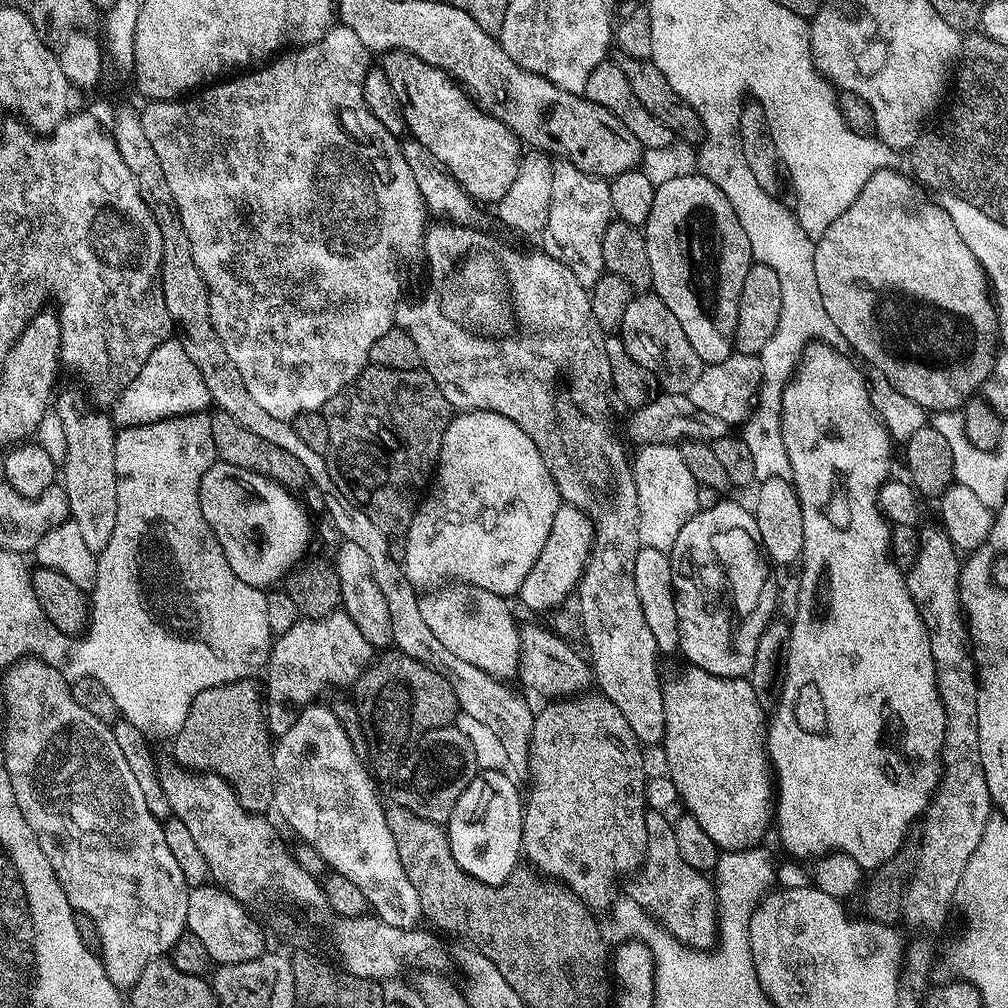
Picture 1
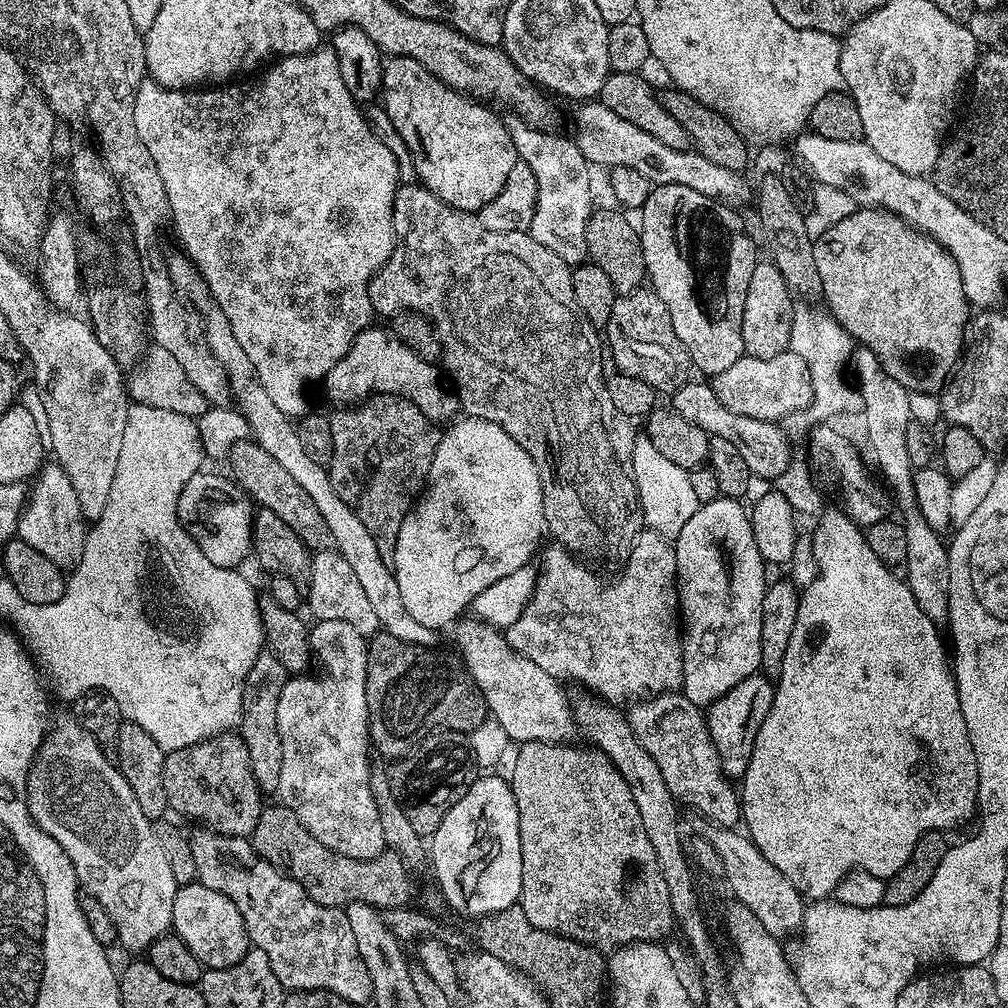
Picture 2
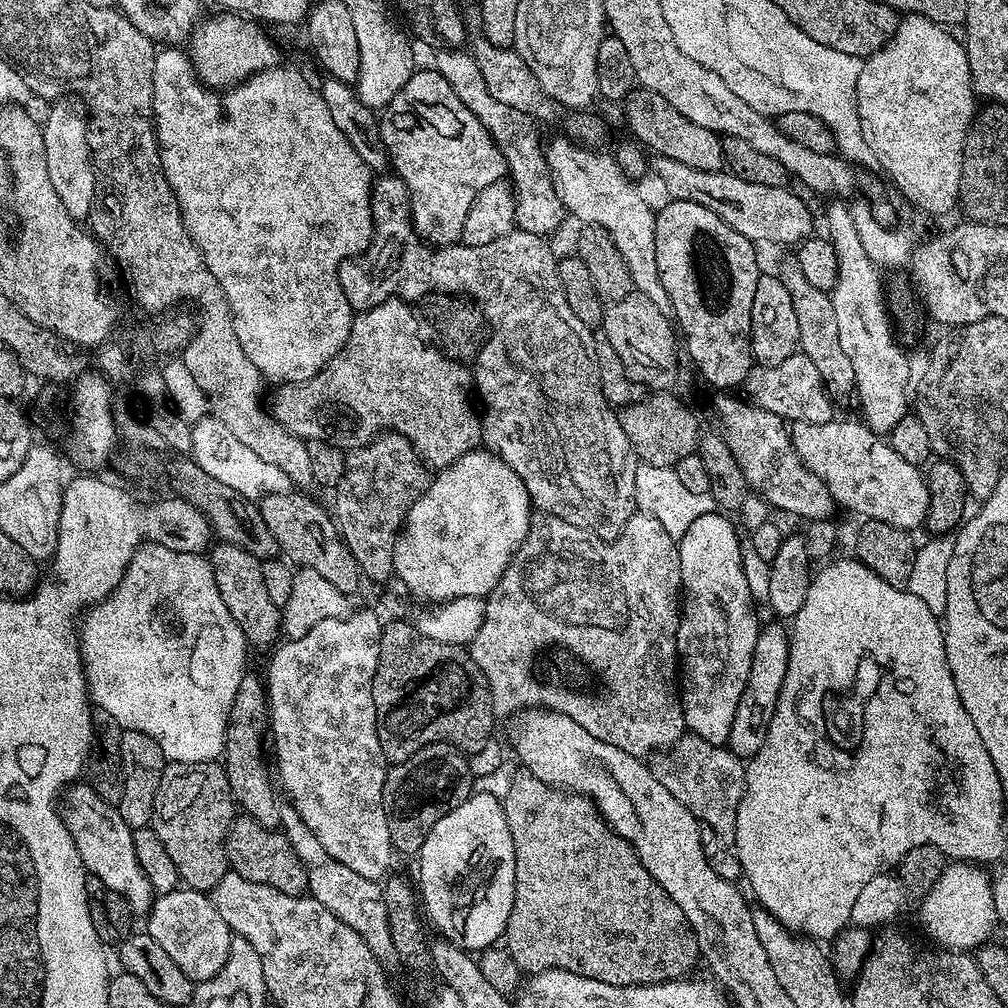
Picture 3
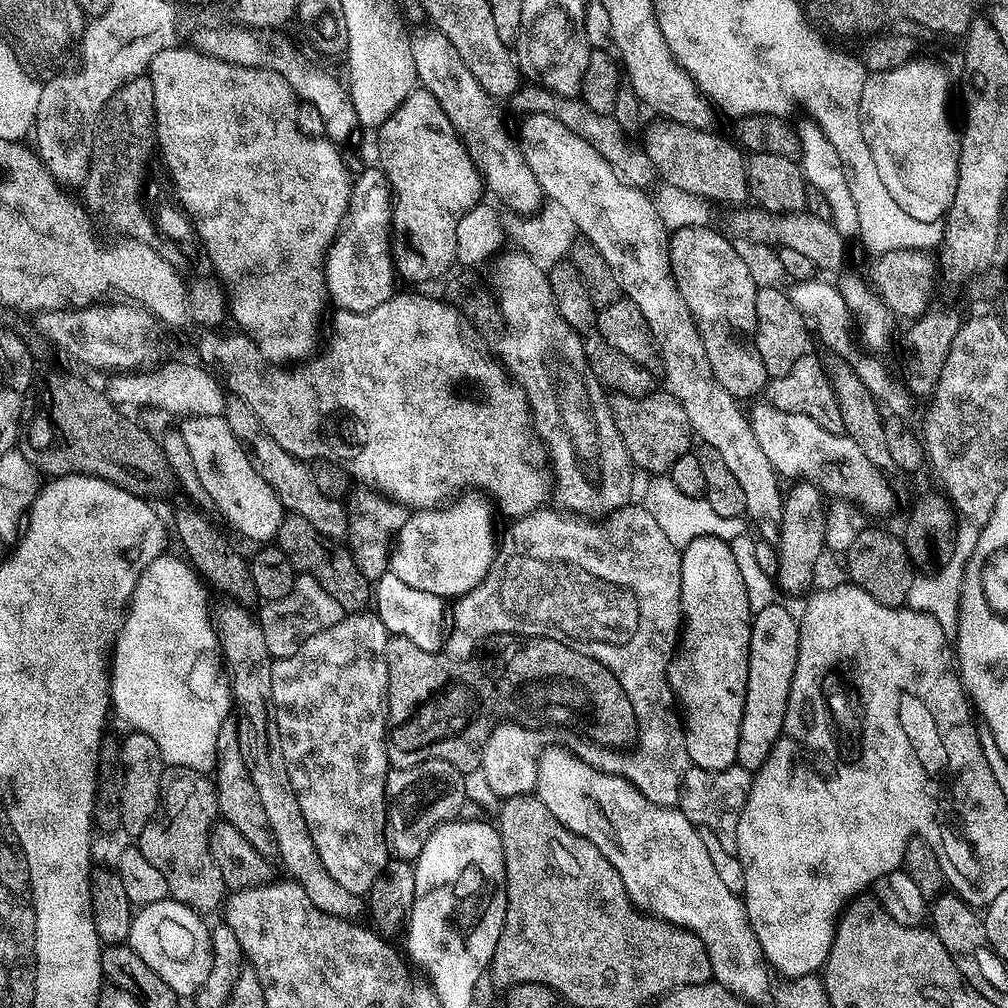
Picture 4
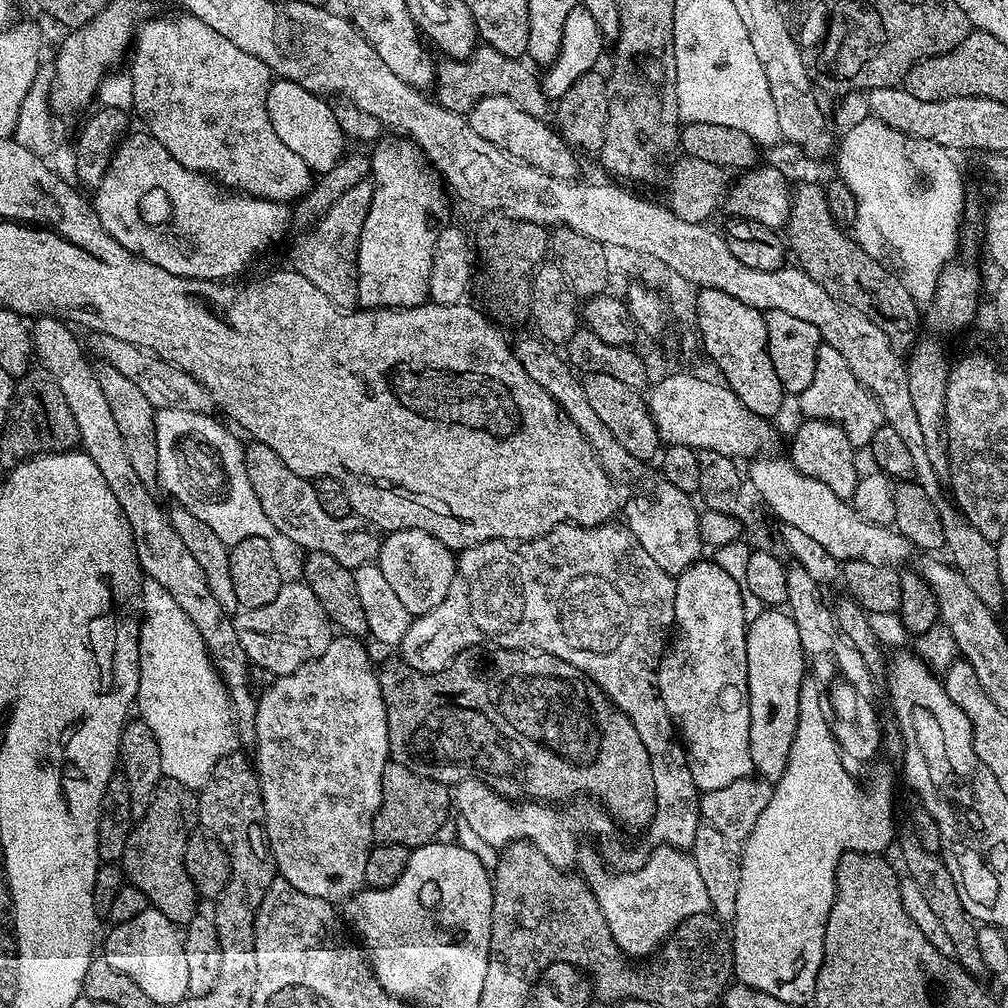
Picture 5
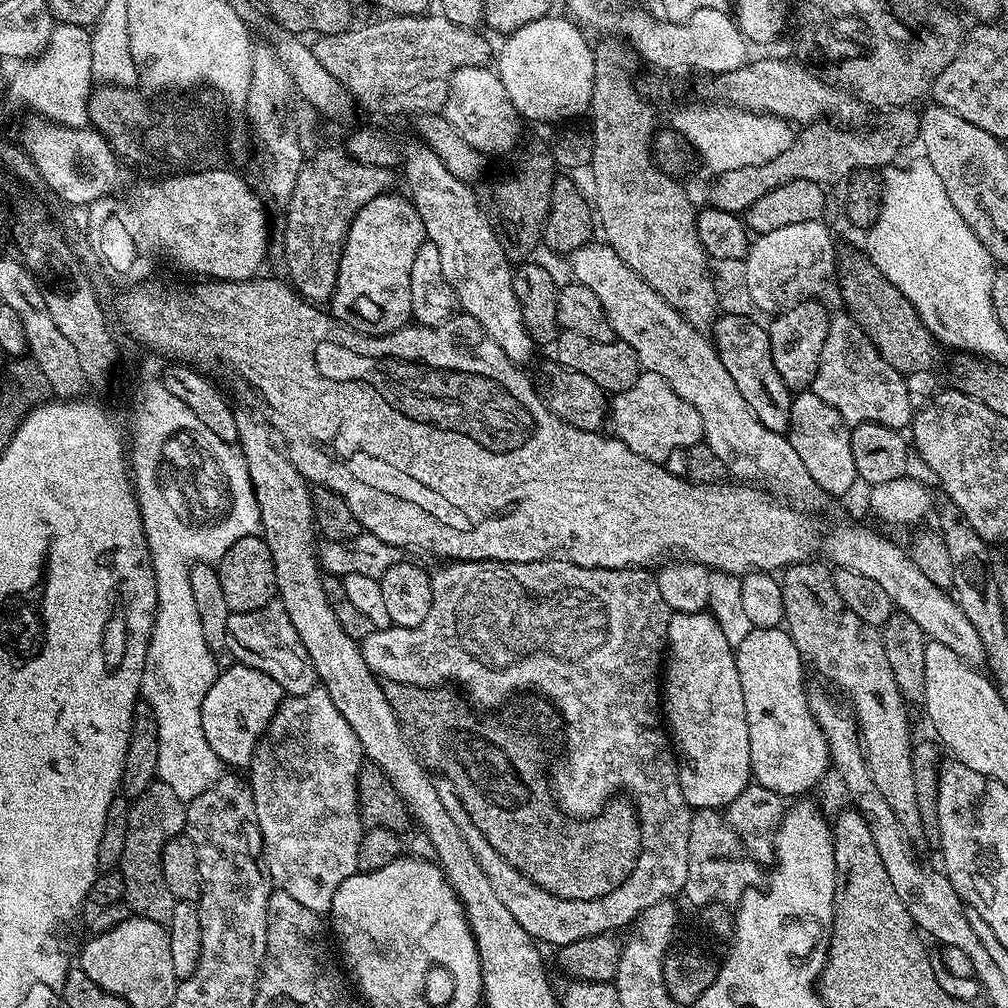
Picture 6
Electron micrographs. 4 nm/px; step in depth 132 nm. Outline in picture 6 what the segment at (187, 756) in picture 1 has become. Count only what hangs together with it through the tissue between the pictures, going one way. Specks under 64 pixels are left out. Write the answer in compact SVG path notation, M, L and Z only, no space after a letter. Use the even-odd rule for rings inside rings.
M157 778L152 785L131 801L128 809L128 825L126 846L122 850L122 858L118 871L124 883L123 903L128 905L129 913L150 918L150 922L168 925L174 918L174 906L178 902L174 894L170 894L170 886L166 886L166 878L162 878L162 850L170 838L181 835L185 831L185 801L178 798L170 786L166 786Z

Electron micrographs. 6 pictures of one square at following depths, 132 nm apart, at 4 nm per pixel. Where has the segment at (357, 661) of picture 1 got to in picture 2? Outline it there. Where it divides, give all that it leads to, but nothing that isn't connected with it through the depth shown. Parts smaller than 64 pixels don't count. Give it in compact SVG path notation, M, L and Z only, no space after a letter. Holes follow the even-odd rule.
M260 651L254 666L250 666L250 674L246 674L244 679L244 693L240 707L238 734L246 746L246 754L250 756L250 770L256 783L265 793L270 794L276 792L278 778L282 774L282 742L278 738L276 707L285 679L286 673L282 662L278 662L278 658L274 658L272 652Z

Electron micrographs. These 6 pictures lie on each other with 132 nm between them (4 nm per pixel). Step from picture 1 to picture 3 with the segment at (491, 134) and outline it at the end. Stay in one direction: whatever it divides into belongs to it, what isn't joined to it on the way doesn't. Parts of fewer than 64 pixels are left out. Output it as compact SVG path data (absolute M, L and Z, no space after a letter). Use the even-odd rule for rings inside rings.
M416 70L383 109L379 121L380 142L388 151L391 171L400 176L408 187L412 205L410 219L420 239L433 246L461 243L462 226L466 226L466 214L470 214L474 198L478 198L478 194L482 194L490 182L505 179L508 170L502 150L498 150L486 126L482 126L482 122L478 122L478 118L466 110L466 105L458 99L458 94L454 94L450 82L446 82L446 78L435 70Z

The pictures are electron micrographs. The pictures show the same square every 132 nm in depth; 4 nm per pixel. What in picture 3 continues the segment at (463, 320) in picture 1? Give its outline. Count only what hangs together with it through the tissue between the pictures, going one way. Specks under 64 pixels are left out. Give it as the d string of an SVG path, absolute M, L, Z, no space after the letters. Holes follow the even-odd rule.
M395 174L381 175L372 185L372 242L375 246L369 248L364 255L345 260L340 265L340 285L342 292L346 294L346 302L350 302L353 313L368 312L371 308L376 308L380 304L385 304L387 300L394 299L419 302L425 296L433 294L452 294L448 292L457 292L460 295L457 297L460 298L477 296L480 299L479 311L486 317L490 328L492 324L492 333L490 331L487 333L474 361L474 367L471 369L474 392L482 405L483 443L497 456L501 456L515 470L518 478L522 478L528 496L532 500L533 509L549 516L562 518L562 522L570 522L570 526L585 528L587 532L593 532L595 536L600 536L603 540L613 540L616 536L620 536L626 522L631 518L633 512L637 511L634 478L638 461L630 446L630 438L626 438L626 430L622 430L617 409L609 404L608 399L602 394L602 382L598 374L598 358L596 357L598 344L597 341L592 341L593 329L588 328L586 322L579 320L574 315L574 310L570 310L570 302L566 302L566 294L562 294L562 282L558 278L558 256L548 249L549 241L543 236L514 230L502 238L494 238L494 242L486 242L486 246L466 246L462 242L433 246L420 239L420 235L412 227L411 214L412 205L408 195L408 187L404 185L402 178ZM691 734L681 736L678 743L665 754L657 755L655 760L654 771L662 786L666 786L703 827L714 830L724 844L735 845L738 806L744 793L745 761L727 747L710 744Z

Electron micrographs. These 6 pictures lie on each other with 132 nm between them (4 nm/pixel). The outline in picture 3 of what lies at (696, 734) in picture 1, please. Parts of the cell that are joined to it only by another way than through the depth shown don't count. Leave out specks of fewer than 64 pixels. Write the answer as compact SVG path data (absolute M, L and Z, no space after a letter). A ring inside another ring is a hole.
M765 623L758 634L758 642L754 646L754 658L750 666L750 678L746 682L746 690L738 702L738 710L734 714L734 726L728 735L728 742L726 745L728 751L741 758L750 758L754 754L758 754L758 750L762 750L762 742L766 742L770 718L774 718L778 694L782 690L782 682L786 678L786 670L788 669L788 642L790 636L786 631L785 625L784 628L780 625L783 623L772 623L776 624Z

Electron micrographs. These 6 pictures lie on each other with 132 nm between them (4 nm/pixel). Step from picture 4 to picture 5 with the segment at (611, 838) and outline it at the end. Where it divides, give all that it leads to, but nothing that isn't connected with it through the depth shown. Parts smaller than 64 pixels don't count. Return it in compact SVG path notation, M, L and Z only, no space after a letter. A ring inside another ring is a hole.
M667 846L655 848L640 869L618 876L611 876L604 869L605 861L592 852L583 853L583 864L583 875L596 895L606 926L610 926L614 942L629 958L651 957L677 924L691 916L703 916L712 908L706 882L702 882L702 874L698 874L698 866L687 851Z

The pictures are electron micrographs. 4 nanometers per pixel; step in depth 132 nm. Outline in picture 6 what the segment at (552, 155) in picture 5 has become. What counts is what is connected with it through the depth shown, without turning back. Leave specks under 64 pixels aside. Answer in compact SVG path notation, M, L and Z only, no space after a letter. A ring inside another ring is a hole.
M488 66L459 68L452 75L442 114L448 119L450 126L458 130L460 137L470 142L472 148L479 148L484 154L508 151L511 153L521 143L522 117L514 102L510 102L506 86L502 86L499 75L490 69Z

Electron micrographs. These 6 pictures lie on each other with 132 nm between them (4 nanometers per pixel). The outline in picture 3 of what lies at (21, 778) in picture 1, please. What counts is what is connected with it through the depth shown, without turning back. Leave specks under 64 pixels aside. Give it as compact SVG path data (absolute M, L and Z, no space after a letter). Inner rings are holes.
M77 782L63 793L62 815L74 838L74 846L78 846L85 869L110 886L110 890L122 894L133 913L147 913L152 907L154 893L136 857L132 837L134 830L122 818L119 807L107 804L92 789L91 783Z

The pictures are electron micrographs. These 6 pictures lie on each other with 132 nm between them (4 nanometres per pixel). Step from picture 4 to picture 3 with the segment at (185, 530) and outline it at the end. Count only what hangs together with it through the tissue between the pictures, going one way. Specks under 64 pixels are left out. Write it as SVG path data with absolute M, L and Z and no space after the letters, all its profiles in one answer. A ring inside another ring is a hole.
M216 542L210 548L210 563L214 570L214 582L218 582L218 594L222 594L222 602L226 602L230 618L238 622L249 645L253 649L271 649L282 636L282 608L271 600L262 583L262 562L244 548Z

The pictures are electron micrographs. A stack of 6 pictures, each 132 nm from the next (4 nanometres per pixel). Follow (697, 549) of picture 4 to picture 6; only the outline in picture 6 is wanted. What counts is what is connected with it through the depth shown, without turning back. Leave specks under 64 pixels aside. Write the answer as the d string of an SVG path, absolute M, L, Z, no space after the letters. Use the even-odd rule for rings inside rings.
M708 610L702 612L695 612L694 614L686 614L685 612L672 612L668 617L668 642L666 645L666 667L662 672L662 716L666 721L666 728L669 733L674 737L674 751L678 757L678 763L680 766L680 785L682 786L682 794L686 798L689 808L695 810L698 808L715 808L717 810L727 809L727 806L730 802L734 802L734 798L738 798L738 794L742 794L742 790L746 790L750 781L752 780L752 767L750 766L750 730L746 726L746 698L742 694L742 678L740 677L741 665L736 664L737 654L734 651L733 646L726 640L723 630L720 625L716 622L715 618L712 616L711 612Z

